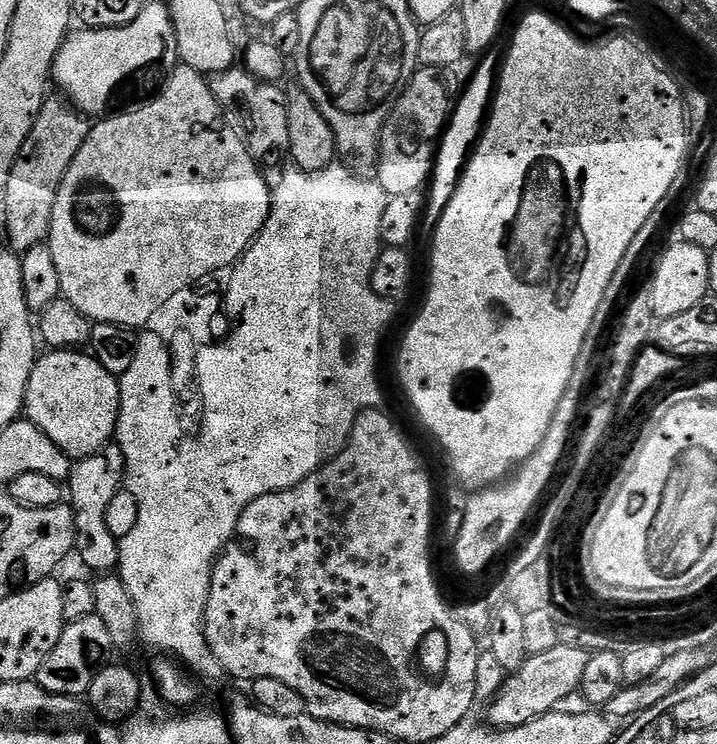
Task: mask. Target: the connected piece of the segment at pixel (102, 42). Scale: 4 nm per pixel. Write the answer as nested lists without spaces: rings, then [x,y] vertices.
[[[149,2],[134,18],[134,22],[123,24],[117,28],[86,28],[81,27],[80,32],[77,30],[69,31],[68,36],[64,39],[64,45],[60,47],[52,67],[52,79],[55,87],[67,99],[71,100],[75,108],[79,108],[85,116],[89,118],[100,118],[105,115],[104,107],[112,100],[112,95],[116,92],[116,87],[123,80],[131,78],[135,72],[140,72],[143,68],[148,68],[151,64],[156,64],[164,55],[175,53],[176,51],[176,31],[172,25],[172,9],[167,3],[156,4]]]

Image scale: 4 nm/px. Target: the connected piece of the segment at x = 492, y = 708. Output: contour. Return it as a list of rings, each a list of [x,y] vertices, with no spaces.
[[[560,643],[546,653],[529,655],[525,664],[505,679],[487,705],[491,727],[517,728],[526,722],[534,722],[534,718],[542,718],[547,712],[557,711],[567,696],[575,697],[579,693],[589,655],[586,649]]]

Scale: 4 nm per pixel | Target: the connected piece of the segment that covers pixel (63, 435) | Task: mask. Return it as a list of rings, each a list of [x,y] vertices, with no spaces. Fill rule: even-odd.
[[[48,350],[37,359],[26,386],[24,412],[73,461],[113,443],[120,421],[120,382],[84,350]]]

